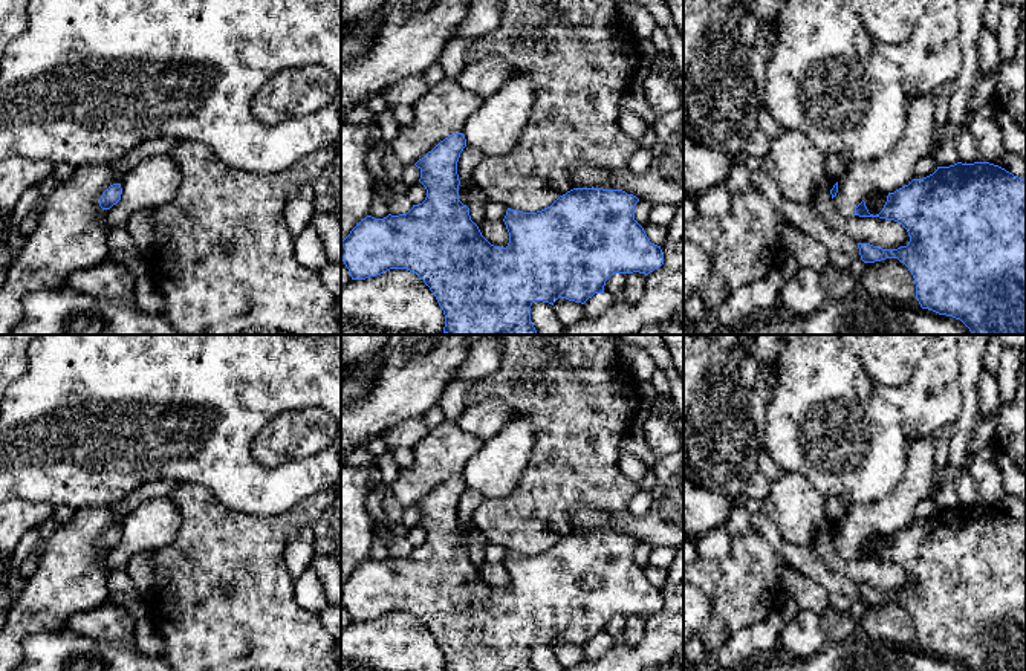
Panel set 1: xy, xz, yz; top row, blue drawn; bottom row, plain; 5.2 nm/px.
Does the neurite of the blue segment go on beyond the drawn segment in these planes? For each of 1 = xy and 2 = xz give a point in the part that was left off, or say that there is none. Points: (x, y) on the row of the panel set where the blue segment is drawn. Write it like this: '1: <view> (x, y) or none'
1: none
2: none

